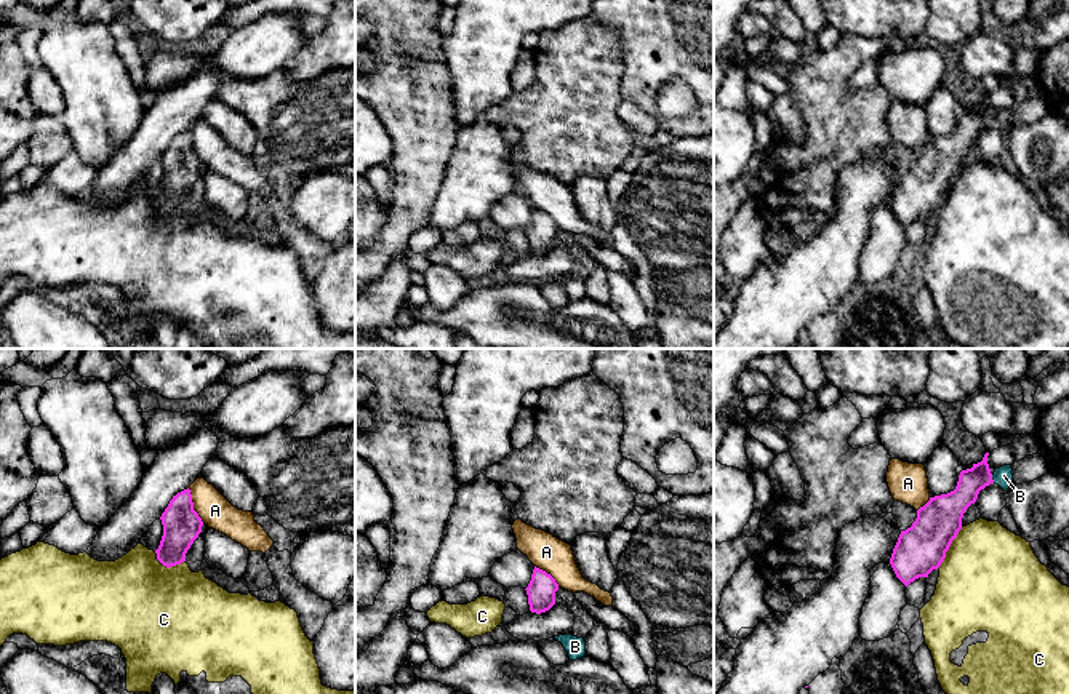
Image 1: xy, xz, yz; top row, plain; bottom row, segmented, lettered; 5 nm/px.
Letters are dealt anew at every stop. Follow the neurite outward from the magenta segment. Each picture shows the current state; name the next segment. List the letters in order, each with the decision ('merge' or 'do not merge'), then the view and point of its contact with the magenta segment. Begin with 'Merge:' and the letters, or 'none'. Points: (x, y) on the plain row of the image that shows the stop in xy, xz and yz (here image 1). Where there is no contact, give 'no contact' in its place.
Merge: none
A: do not merge | xy (192, 147)
B: do not merge | yz (991, 120)
C: do not merge | yz (949, 187)

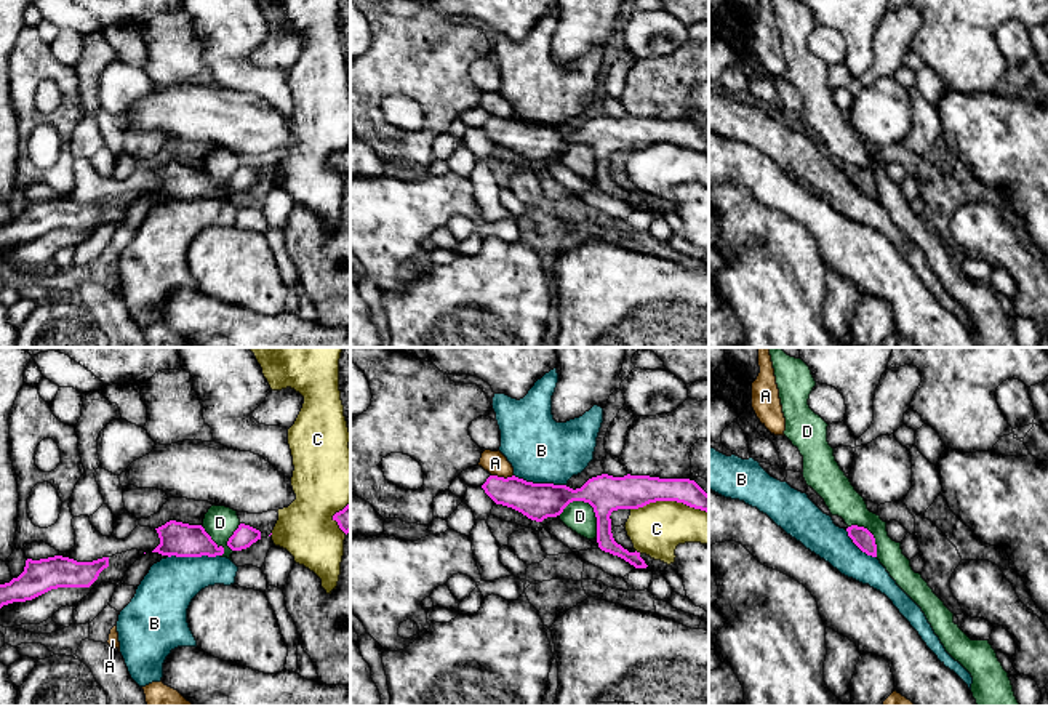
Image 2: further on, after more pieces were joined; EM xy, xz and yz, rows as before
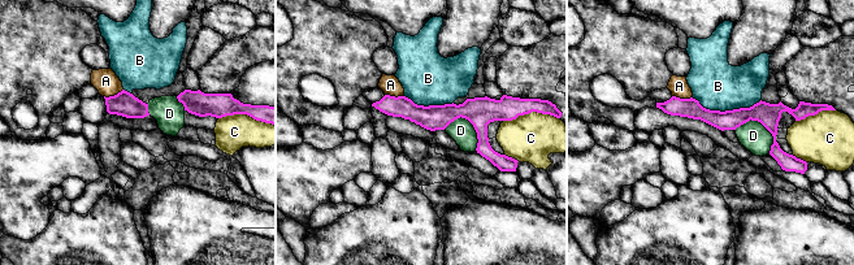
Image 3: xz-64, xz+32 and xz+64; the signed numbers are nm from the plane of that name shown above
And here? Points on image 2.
Merge: none
A: do not merge | xz (503, 119)
B: do not merge | xy (194, 197)
C: do not merge | xz (669, 141)
D: do not merge | xz (594, 152)

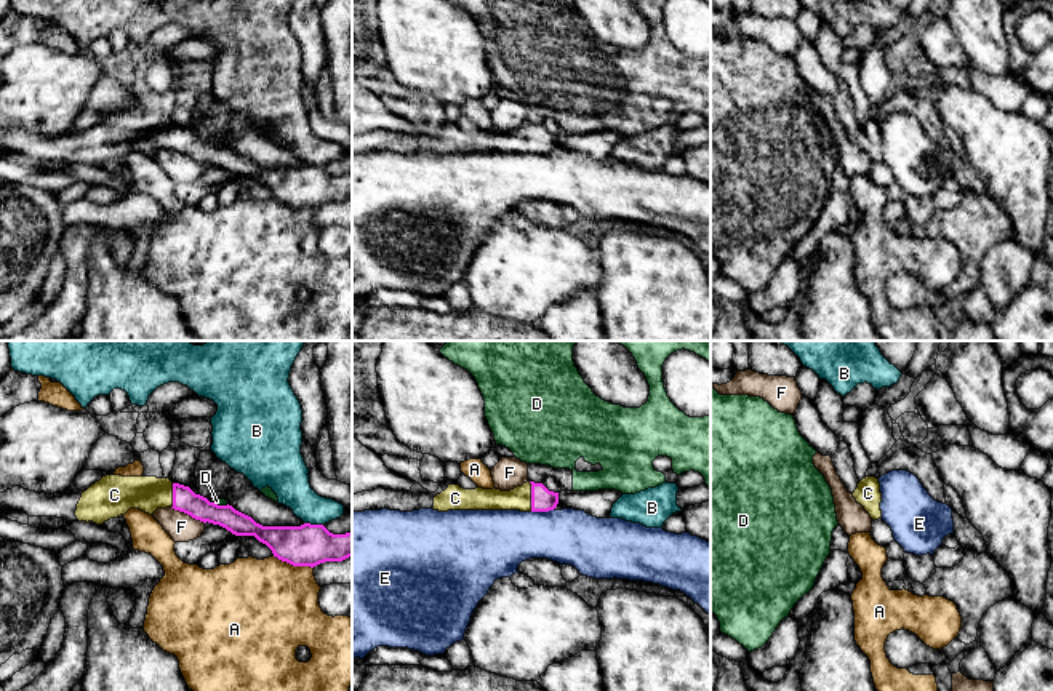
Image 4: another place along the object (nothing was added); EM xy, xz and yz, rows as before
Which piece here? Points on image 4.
Merge: C
A: do not merge | xy (293, 207)
B: do not merge | xy (314, 167)
C: merge | xz (532, 138)
D: do not merge | xy (221, 147)
E: do not merge | xz (543, 152)
F: do not merge | xy (188, 155)

